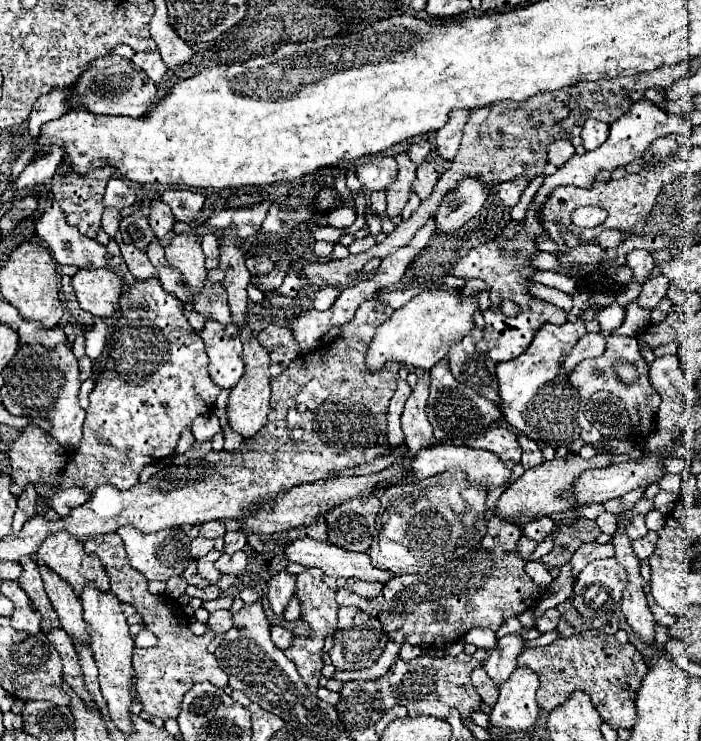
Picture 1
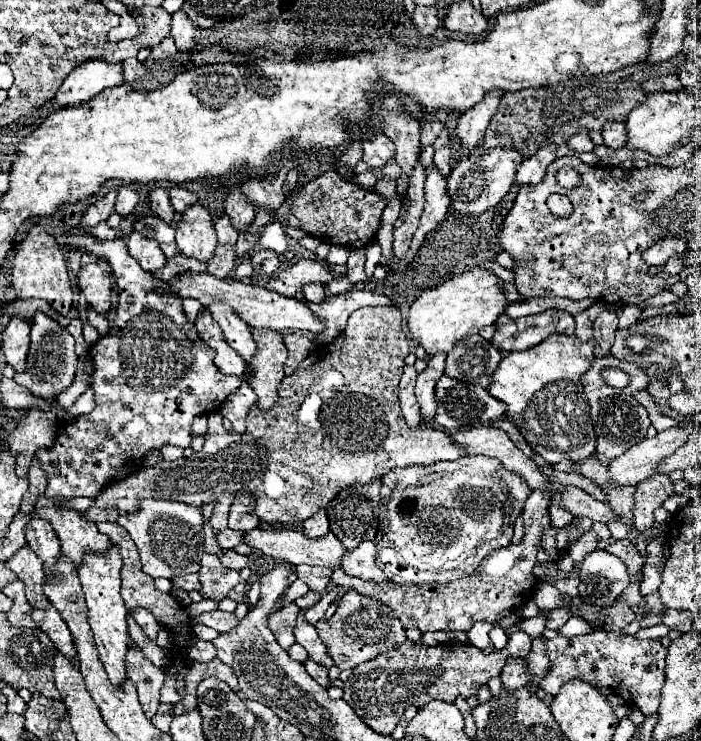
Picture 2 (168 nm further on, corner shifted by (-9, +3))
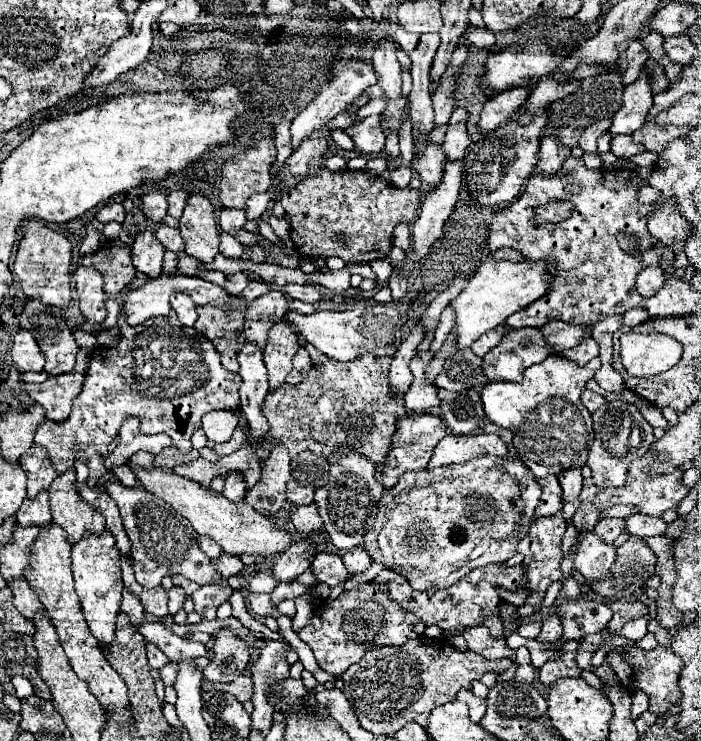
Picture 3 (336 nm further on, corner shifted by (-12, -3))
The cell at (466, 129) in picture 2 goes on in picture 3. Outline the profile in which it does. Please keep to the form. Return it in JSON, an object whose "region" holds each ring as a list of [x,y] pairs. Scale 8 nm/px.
{"region":[[[518,87],[518,89],[506,89],[506,91],[494,95],[492,99],[488,99],[488,103],[484,105],[484,109],[480,113],[480,121],[478,121],[480,133],[490,133],[500,123],[504,123],[506,119],[510,119],[512,113],[520,105],[524,105],[526,97],[528,97],[528,91],[524,91],[522,87]]]}

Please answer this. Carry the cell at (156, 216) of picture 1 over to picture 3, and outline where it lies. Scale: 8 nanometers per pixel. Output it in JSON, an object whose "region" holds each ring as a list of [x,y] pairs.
{"region":[[[159,190],[152,191],[141,198],[142,211],[148,219],[156,221],[156,223],[162,223],[164,217],[168,213],[168,203],[166,195]]]}

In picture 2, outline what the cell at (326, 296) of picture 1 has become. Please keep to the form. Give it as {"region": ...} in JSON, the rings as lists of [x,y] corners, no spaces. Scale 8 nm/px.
{"region":[[[319,283],[303,285],[301,293],[303,293],[303,297],[305,297],[307,301],[311,301],[311,303],[321,303],[321,301],[325,299],[325,289],[323,289],[323,285],[319,285]]]}

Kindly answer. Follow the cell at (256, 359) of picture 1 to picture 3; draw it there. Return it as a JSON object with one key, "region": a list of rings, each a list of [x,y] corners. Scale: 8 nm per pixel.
{"region":[[[274,323],[264,345],[264,363],[268,367],[270,391],[280,387],[292,369],[292,357],[298,351],[298,337],[286,323]]]}

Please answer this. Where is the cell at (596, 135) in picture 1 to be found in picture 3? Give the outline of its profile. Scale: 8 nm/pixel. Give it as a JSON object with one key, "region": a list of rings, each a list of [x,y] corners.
{"region":[[[614,135],[612,137],[612,153],[616,157],[632,157],[640,151],[644,151],[644,147],[640,143],[636,145],[630,135]]]}

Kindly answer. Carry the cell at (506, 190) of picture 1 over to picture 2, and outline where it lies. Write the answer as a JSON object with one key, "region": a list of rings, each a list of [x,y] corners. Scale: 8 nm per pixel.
{"region":[[[545,145],[541,147],[533,157],[527,157],[519,169],[517,169],[517,183],[527,183],[527,185],[537,185],[543,181],[547,167],[551,165],[553,159],[557,159],[555,155],[555,145]]]}

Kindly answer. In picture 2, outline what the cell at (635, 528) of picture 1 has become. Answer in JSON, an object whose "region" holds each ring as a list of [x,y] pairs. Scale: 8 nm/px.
{"region":[[[653,475],[651,479],[635,485],[635,527],[639,531],[645,531],[653,523],[653,511],[663,505],[667,497],[673,495],[673,483],[669,475]]]}

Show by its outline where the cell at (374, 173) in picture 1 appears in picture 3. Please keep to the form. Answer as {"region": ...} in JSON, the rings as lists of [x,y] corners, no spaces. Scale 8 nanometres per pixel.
{"region":[[[370,115],[362,123],[348,127],[348,135],[354,139],[354,147],[368,157],[378,157],[384,151],[386,137],[380,131],[380,117]]]}

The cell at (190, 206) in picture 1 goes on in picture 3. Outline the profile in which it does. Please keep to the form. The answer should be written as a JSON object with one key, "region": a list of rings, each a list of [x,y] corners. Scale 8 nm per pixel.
{"region":[[[172,191],[168,195],[168,213],[176,219],[180,219],[184,207],[186,207],[186,201],[188,201],[188,193],[186,191]]]}

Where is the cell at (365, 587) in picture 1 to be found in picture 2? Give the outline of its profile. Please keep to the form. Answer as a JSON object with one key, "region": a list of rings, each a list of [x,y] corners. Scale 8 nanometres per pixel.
{"region":[[[363,541],[361,545],[349,549],[345,553],[345,561],[341,561],[341,567],[347,575],[359,577],[363,581],[387,581],[387,575],[375,565],[375,545],[371,541]]]}

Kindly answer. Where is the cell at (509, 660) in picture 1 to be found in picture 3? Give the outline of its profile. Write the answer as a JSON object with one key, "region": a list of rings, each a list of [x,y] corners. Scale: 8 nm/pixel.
{"region":[[[602,519],[602,521],[596,523],[594,533],[596,533],[604,543],[612,543],[624,529],[626,529],[624,519]]]}

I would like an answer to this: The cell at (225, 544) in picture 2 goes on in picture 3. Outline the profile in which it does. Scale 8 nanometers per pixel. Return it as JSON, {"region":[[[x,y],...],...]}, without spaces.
{"region":[[[202,537],[200,547],[202,547],[202,551],[204,551],[210,559],[218,559],[218,557],[224,553],[224,551],[216,545],[216,541],[214,541],[212,537]]]}

